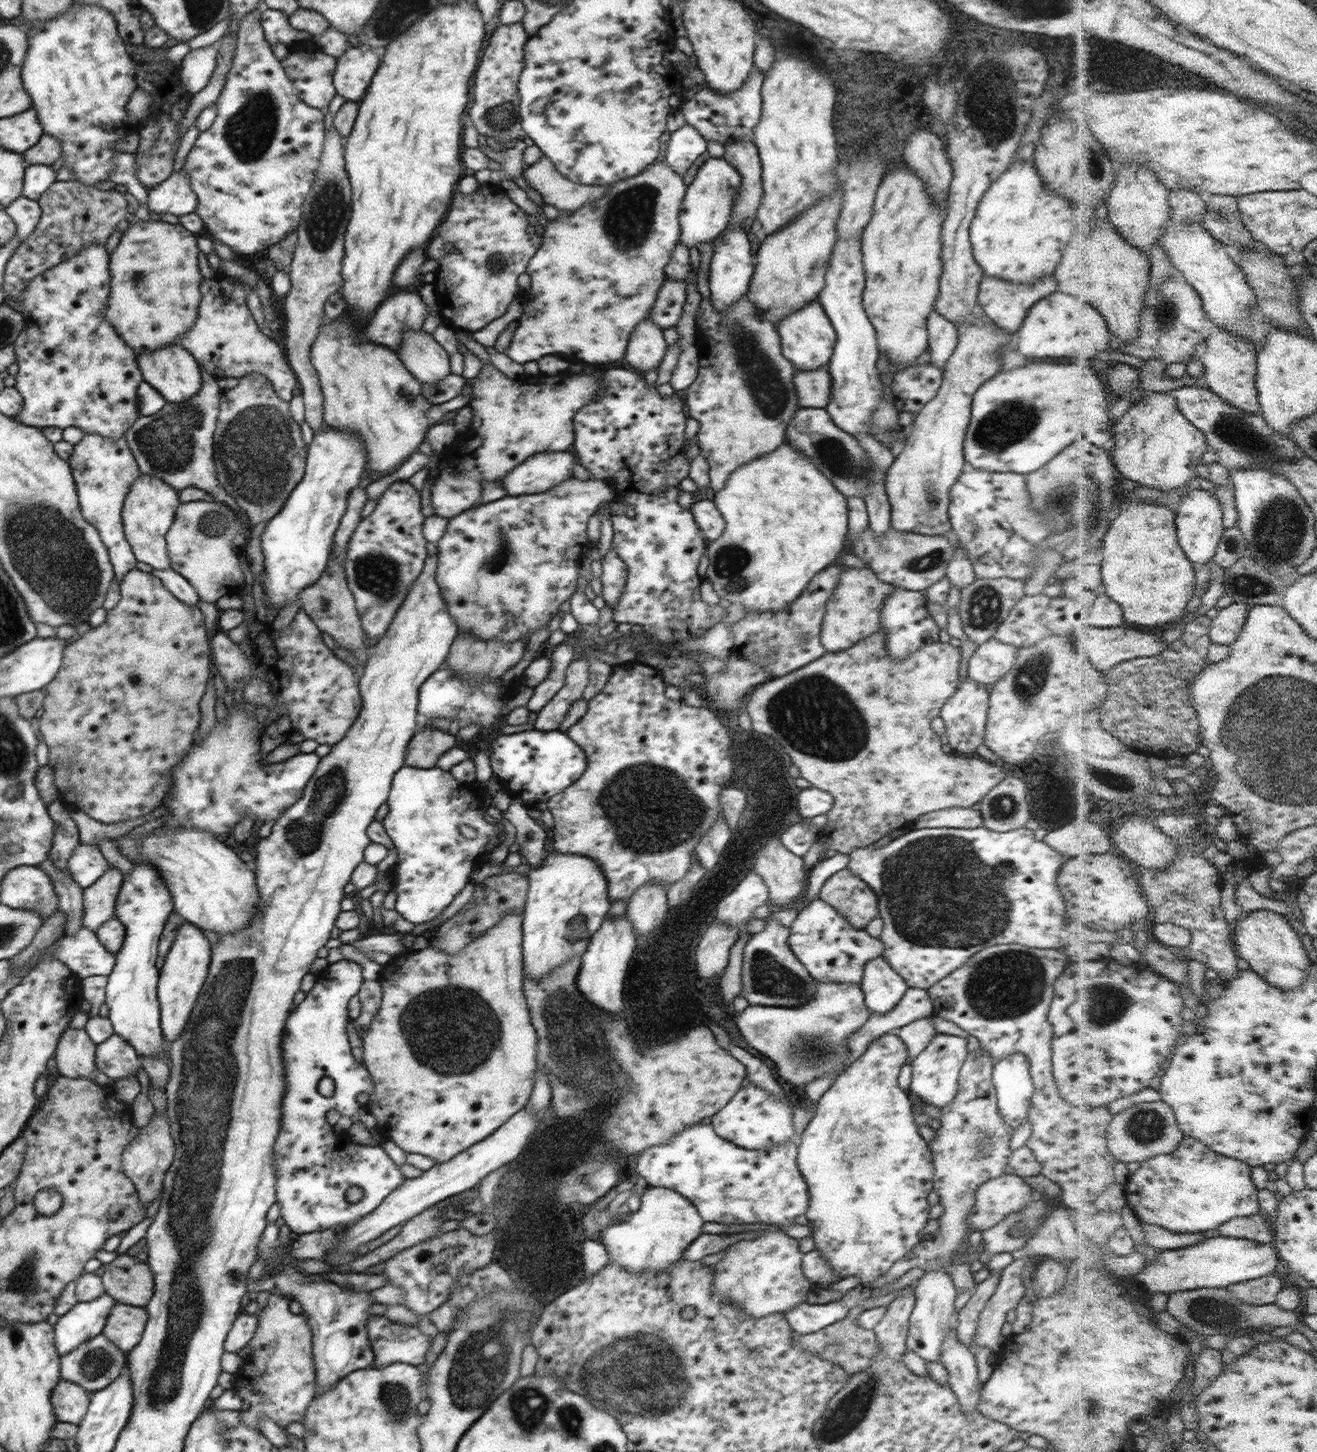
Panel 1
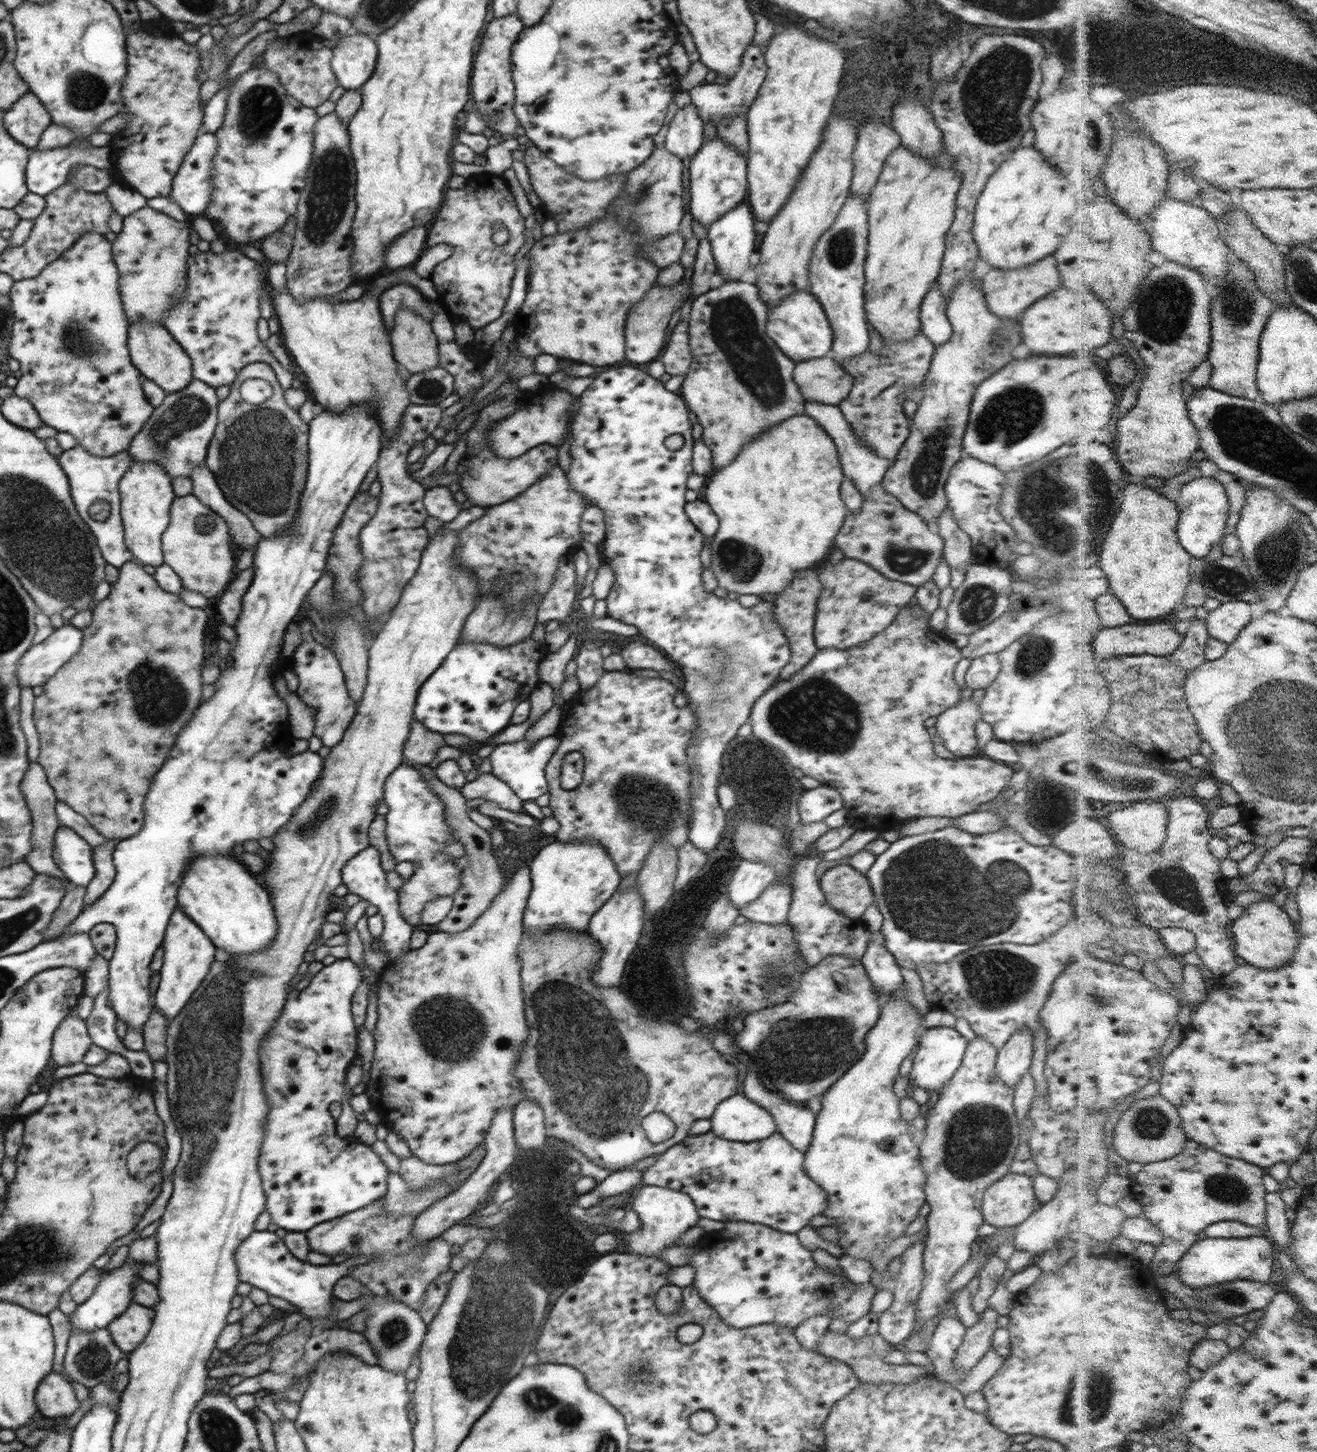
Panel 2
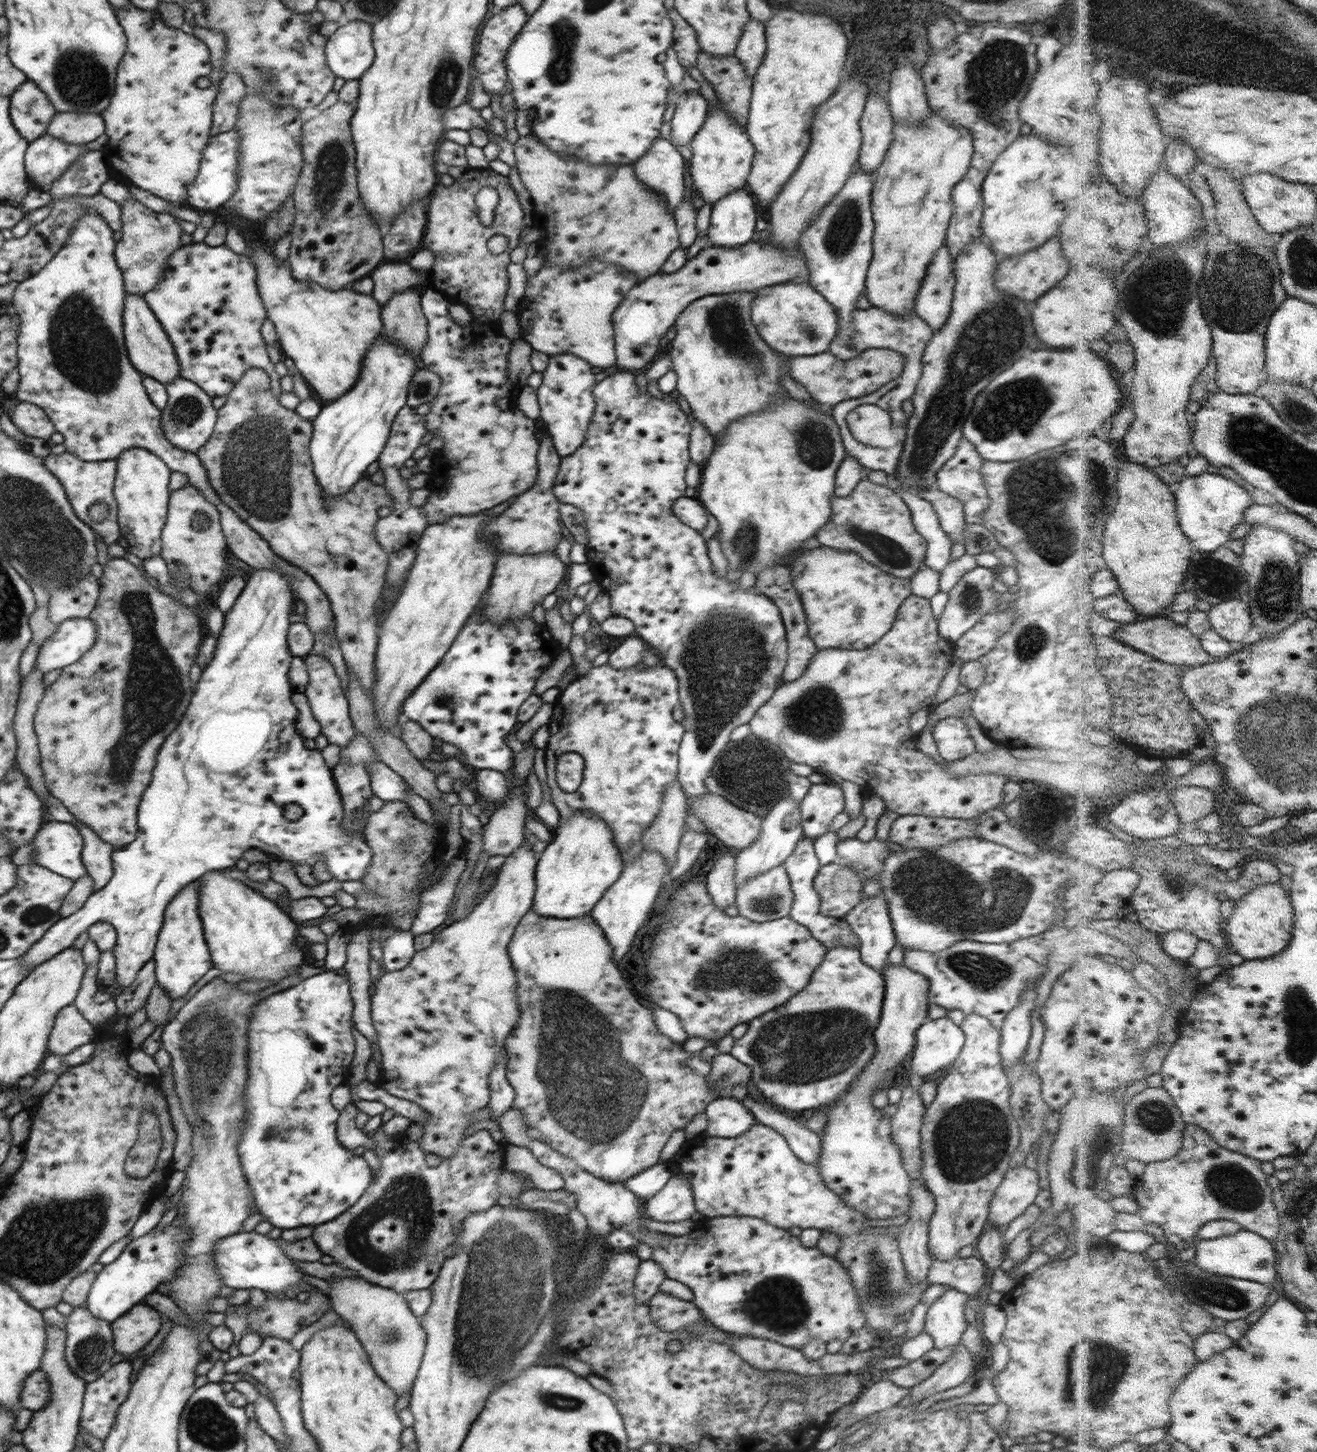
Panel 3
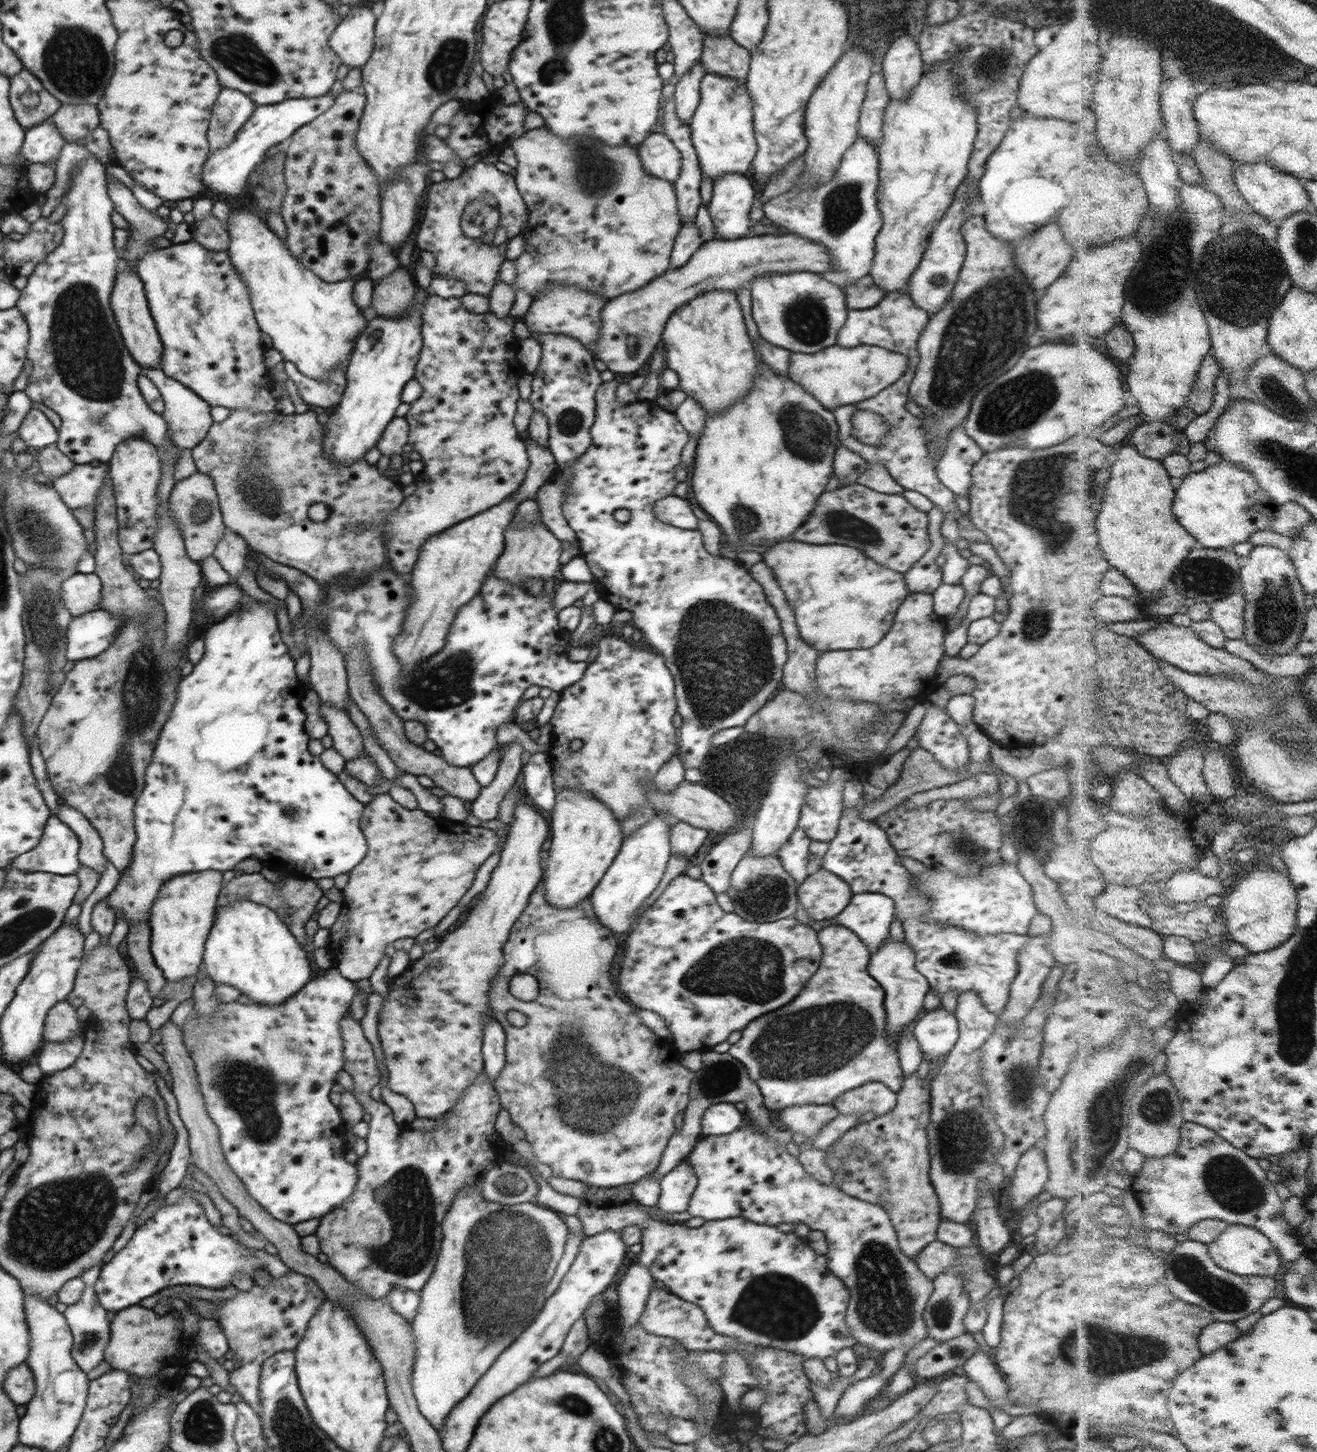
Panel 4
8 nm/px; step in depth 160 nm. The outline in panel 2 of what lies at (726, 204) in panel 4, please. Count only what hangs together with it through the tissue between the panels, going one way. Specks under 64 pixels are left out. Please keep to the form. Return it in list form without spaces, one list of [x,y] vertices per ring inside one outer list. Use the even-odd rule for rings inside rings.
[[[748,203],[737,204],[731,211],[726,211],[718,220],[709,224],[707,239],[712,246],[712,253],[717,265],[718,274],[722,276],[720,282],[739,281],[740,276],[748,270],[750,256],[755,252],[756,232],[754,231],[753,215]]]

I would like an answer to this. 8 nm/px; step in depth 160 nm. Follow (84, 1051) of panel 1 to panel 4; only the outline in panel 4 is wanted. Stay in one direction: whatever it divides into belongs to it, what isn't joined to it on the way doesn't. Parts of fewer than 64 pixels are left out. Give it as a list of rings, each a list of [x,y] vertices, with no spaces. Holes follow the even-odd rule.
[[[67,1000],[57,1002],[52,1006],[45,1018],[44,1041],[59,1043],[76,1035],[82,1037],[85,1024],[78,1023],[76,1009],[77,1007],[72,1006]]]

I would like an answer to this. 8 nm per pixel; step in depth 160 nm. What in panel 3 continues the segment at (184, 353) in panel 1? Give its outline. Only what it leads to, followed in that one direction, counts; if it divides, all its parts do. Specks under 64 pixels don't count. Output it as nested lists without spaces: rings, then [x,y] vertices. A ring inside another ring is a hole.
[[[125,295],[123,335],[125,336],[129,361],[136,370],[164,386],[174,382],[176,378],[180,378],[180,365],[173,344],[142,295]]]

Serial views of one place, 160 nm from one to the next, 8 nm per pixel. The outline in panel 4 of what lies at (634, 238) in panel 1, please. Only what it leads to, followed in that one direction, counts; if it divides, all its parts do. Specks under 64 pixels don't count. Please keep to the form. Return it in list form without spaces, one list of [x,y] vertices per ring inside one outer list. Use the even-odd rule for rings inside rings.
[[[650,134],[638,146],[639,157],[644,172],[672,184],[678,180],[681,170],[681,152],[665,134]],[[555,284],[533,299],[522,321],[527,324],[531,337],[536,340],[539,334],[565,334],[577,338],[593,354],[592,344],[600,336],[600,313],[607,302],[608,298],[602,298],[599,294],[588,294],[587,290],[580,290],[579,286]]]

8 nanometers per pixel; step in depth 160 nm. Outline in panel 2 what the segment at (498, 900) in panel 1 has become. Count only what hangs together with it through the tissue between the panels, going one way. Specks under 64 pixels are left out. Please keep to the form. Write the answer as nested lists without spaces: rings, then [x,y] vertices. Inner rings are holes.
[[[405,757],[402,764],[415,768],[423,776],[429,789],[433,790],[440,800],[443,800],[447,825],[451,833],[457,836],[457,840],[464,847],[466,854],[463,857],[468,860],[468,865],[461,874],[459,889],[453,894],[452,910],[450,910],[442,922],[437,924],[440,931],[447,933],[462,932],[485,911],[485,908],[488,908],[494,897],[504,888],[506,878],[504,878],[504,873],[500,870],[501,866],[498,864],[498,860],[496,860],[496,855],[491,854],[490,834],[468,817],[468,813],[466,813],[467,799],[464,798],[459,789],[446,786],[436,776],[435,769],[429,767],[429,765],[412,763]]]

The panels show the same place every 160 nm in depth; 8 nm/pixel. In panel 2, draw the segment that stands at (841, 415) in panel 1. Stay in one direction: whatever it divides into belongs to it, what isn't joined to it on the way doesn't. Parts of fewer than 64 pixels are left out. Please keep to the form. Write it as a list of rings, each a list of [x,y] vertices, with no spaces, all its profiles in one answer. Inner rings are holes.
[[[848,196],[833,225],[825,230],[816,242],[808,267],[808,291],[821,302],[825,310],[833,330],[830,356],[840,364],[848,359],[863,358],[862,354],[868,352],[870,342],[863,289],[866,282],[865,261],[868,255],[867,205],[867,201],[862,197]]]

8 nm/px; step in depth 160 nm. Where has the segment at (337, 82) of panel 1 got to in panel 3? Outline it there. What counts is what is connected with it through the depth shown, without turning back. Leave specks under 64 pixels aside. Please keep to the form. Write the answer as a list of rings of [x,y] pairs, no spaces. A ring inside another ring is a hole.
[[[349,21],[328,37],[327,63],[337,77],[345,81],[359,80],[370,68],[375,57],[373,27],[367,22]]]

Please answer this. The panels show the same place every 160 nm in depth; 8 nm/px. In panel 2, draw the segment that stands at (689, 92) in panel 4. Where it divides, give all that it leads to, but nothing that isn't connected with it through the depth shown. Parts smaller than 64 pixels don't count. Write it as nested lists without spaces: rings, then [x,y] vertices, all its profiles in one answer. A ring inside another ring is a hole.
[[[693,104],[679,108],[668,125],[665,147],[681,159],[694,156],[705,141],[705,124]]]

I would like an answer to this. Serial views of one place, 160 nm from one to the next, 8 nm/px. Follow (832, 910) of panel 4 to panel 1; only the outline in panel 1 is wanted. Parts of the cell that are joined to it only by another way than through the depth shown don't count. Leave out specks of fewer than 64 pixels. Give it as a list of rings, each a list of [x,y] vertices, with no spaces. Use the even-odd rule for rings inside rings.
[[[846,869],[836,872],[825,881],[819,897],[858,930],[865,930],[868,922],[880,917],[876,893]]]

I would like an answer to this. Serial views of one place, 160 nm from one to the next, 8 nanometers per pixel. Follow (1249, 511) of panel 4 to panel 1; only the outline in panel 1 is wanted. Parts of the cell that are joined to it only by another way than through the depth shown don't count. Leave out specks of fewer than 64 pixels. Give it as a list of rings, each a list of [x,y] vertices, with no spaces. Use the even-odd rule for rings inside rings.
[[[1198,488],[1188,489],[1182,504],[1177,508],[1177,527],[1179,541],[1185,548],[1187,555],[1197,564],[1208,564],[1217,555],[1221,540],[1227,531],[1224,526],[1224,506],[1214,491]]]

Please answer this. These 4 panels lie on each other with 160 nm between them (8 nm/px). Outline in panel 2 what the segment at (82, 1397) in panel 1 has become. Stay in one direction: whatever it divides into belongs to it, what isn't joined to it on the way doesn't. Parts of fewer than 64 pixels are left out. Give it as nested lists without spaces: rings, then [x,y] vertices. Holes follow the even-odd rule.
[[[50,1373],[39,1382],[35,1403],[44,1418],[77,1418],[80,1409],[71,1383],[63,1376]]]

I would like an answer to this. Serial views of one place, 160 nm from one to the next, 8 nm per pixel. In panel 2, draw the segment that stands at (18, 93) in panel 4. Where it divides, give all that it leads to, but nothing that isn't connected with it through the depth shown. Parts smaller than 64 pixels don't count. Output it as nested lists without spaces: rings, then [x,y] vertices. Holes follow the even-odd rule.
[[[24,93],[2,118],[8,136],[25,147],[38,145],[44,130],[51,126],[50,114],[34,93]]]

